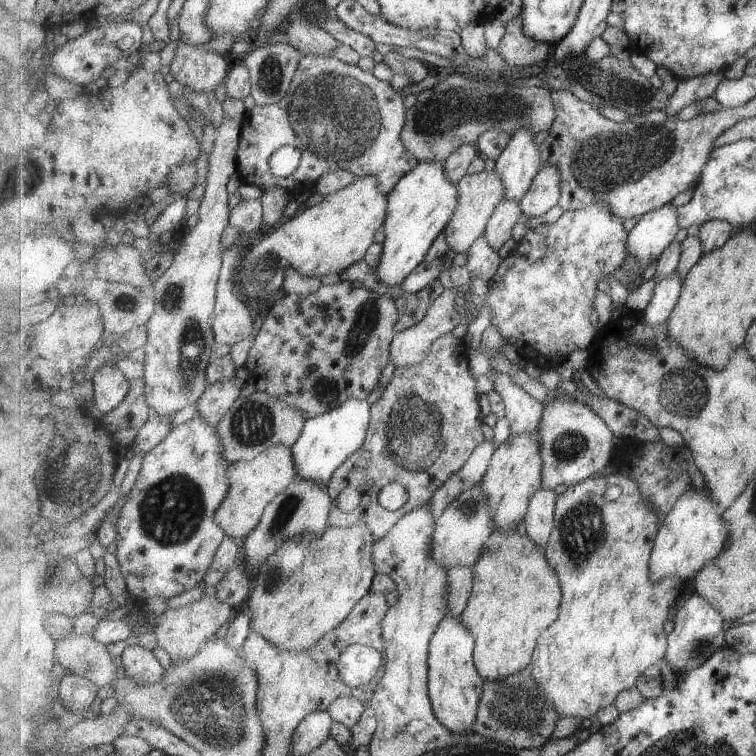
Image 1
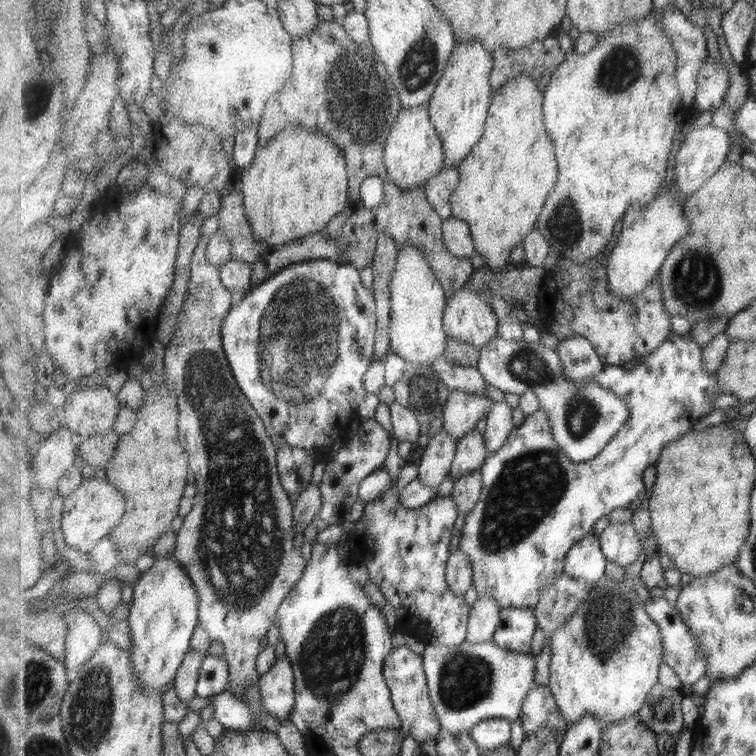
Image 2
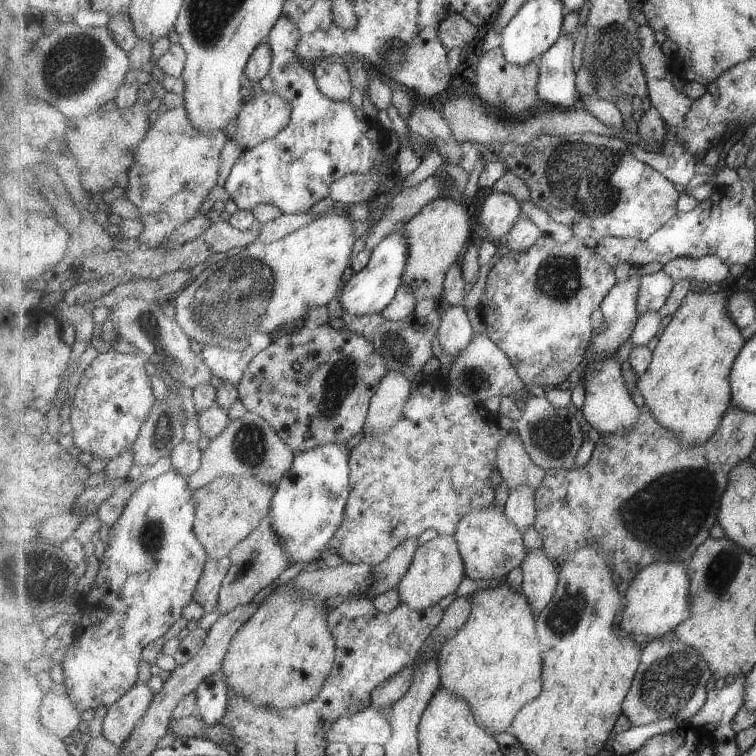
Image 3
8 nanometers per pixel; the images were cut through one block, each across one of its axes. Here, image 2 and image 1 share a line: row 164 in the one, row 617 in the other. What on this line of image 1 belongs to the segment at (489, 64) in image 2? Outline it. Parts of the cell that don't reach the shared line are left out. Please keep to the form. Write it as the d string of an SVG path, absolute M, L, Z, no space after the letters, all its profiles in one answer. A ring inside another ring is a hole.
M450 613L438 626L432 636L429 653L429 694L433 712L452 733L469 734L476 724L478 706L484 692L484 678L479 674L474 661L476 638L461 622Z

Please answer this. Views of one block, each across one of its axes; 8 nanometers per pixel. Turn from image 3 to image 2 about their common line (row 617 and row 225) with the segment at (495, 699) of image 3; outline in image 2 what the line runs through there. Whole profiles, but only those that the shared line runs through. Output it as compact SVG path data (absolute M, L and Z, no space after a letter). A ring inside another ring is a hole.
M519 73L501 87L492 97L483 139L473 147L465 160L458 165L461 183L451 198L453 217L464 220L471 227L475 249L485 265L495 272L509 270L516 264L511 260L513 249L523 243L525 237L538 224L549 192L559 178L559 162L555 143L547 133L544 113L544 92L541 83L527 73Z

